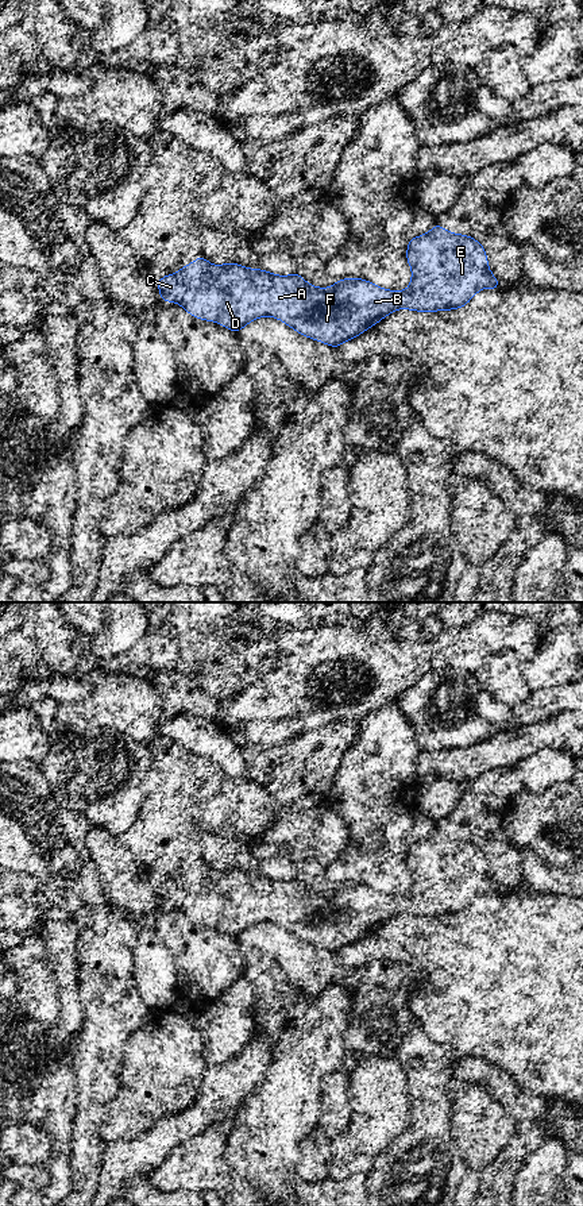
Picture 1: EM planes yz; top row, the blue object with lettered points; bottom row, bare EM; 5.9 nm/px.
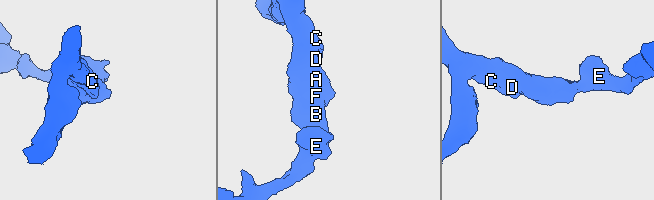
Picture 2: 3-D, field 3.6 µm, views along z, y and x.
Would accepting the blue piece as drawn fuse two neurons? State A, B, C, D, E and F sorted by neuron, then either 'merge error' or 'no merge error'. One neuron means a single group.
groups A B C D E F; no merge error

